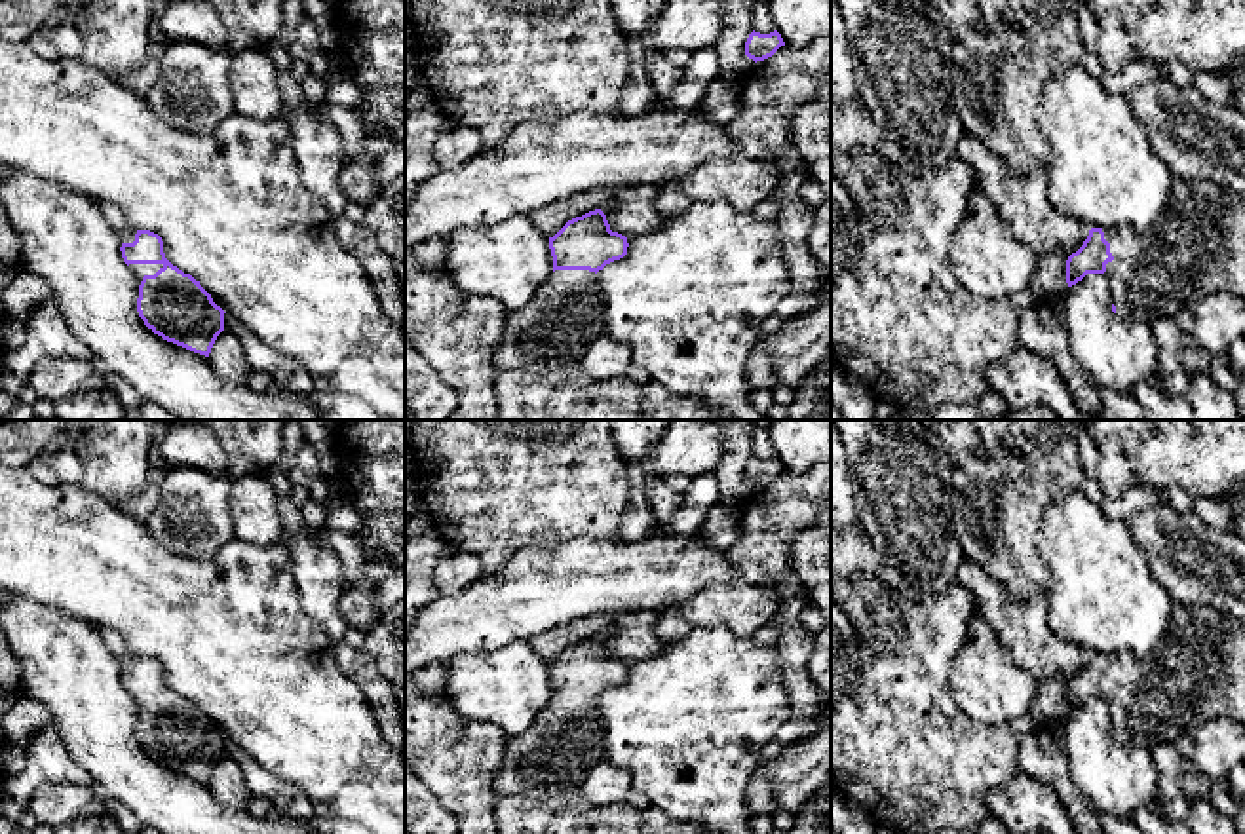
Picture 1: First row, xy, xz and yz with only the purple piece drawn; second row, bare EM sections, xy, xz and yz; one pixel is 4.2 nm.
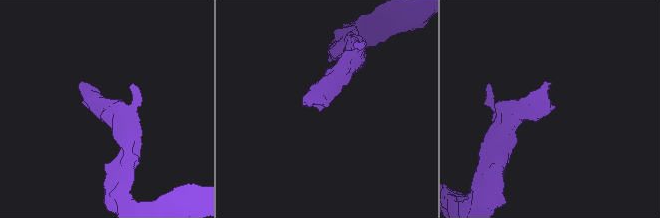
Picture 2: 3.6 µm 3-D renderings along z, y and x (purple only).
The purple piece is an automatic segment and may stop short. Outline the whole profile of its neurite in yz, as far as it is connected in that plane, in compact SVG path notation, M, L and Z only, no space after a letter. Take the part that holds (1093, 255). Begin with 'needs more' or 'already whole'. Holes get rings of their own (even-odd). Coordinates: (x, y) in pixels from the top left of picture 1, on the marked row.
needs more; M1207 179L1171 180L1169 203L1159 220L1146 232L1131 226L1091 228L1083 245L1066 260L1068 287L1087 274L1110 279L1112 312L1127 321L1152 325L1159 317L1175 317L1186 308L1196 285L1215 256L1224 220L1224 190Z

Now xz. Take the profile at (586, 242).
needs more; M601 209L568 220L549 237L553 272L527 306L508 312L494 351L498 370L549 372L578 365L606 332L597 272L623 258L627 247Z

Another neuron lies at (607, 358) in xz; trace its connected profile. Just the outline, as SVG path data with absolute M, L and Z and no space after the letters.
M604 332L591 344L578 365L597 382L625 376L631 365L631 348L612 340L608 332Z

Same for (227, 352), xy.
M226 325L211 348L209 363L213 365L217 376L224 382L239 386L249 384L253 369L249 367L238 336L234 336Z

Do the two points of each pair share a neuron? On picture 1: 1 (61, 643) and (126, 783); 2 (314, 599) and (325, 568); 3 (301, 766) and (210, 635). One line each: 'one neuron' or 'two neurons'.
1: one neuron
2: one neuron
3: one neuron

